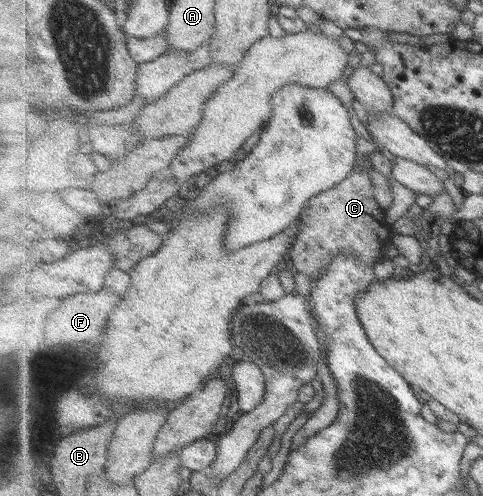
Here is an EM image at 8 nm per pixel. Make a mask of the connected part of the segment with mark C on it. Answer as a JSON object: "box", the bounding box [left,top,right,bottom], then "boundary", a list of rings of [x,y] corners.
{"box":[290,156,394,279],"boundary":[[[363,156],[360,166],[352,169],[339,185],[316,195],[300,217],[300,234],[290,250],[290,267],[298,273],[305,273],[311,279],[319,279],[332,261],[344,253],[356,253],[369,265],[377,265],[384,259],[382,251],[394,243],[393,228],[387,223],[383,208],[377,203],[372,180],[373,163]]]}

